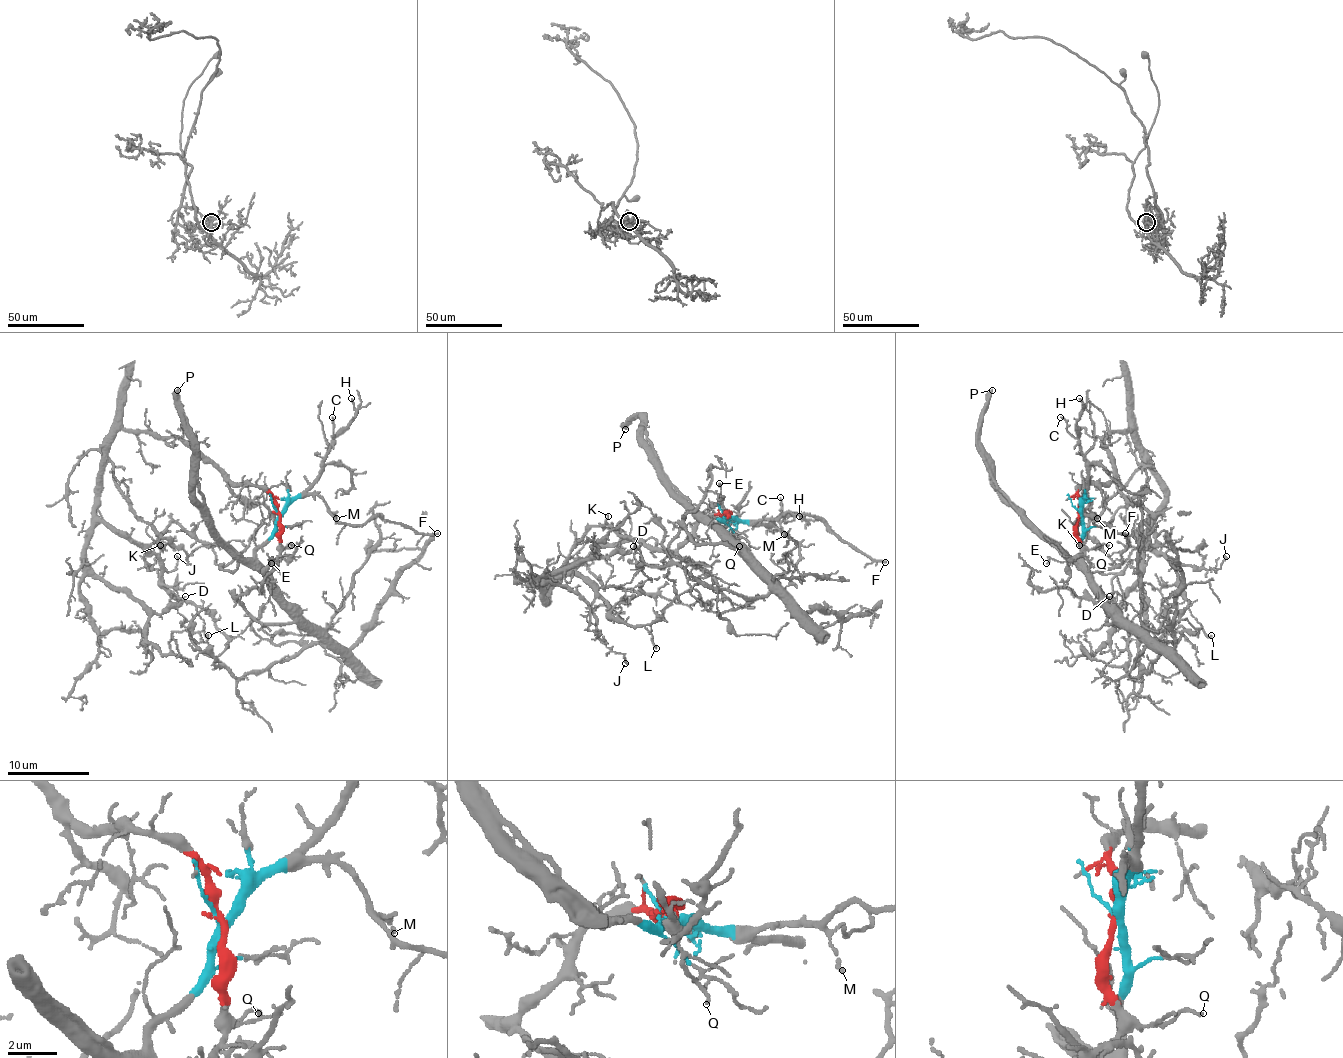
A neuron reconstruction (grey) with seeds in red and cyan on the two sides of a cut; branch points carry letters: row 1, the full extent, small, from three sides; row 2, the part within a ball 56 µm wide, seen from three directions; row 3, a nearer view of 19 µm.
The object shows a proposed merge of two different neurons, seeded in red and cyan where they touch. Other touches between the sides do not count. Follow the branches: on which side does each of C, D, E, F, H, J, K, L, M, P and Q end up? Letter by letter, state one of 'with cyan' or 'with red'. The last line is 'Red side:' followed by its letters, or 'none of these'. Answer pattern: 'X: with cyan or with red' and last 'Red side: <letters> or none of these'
C: with cyan
D: with red
E: with red
F: with cyan
H: with cyan
J: with red
K: with red
L: with red
M: with cyan
P: with cyan
Q: with red
Red side: D, E, J, K, L, Q

